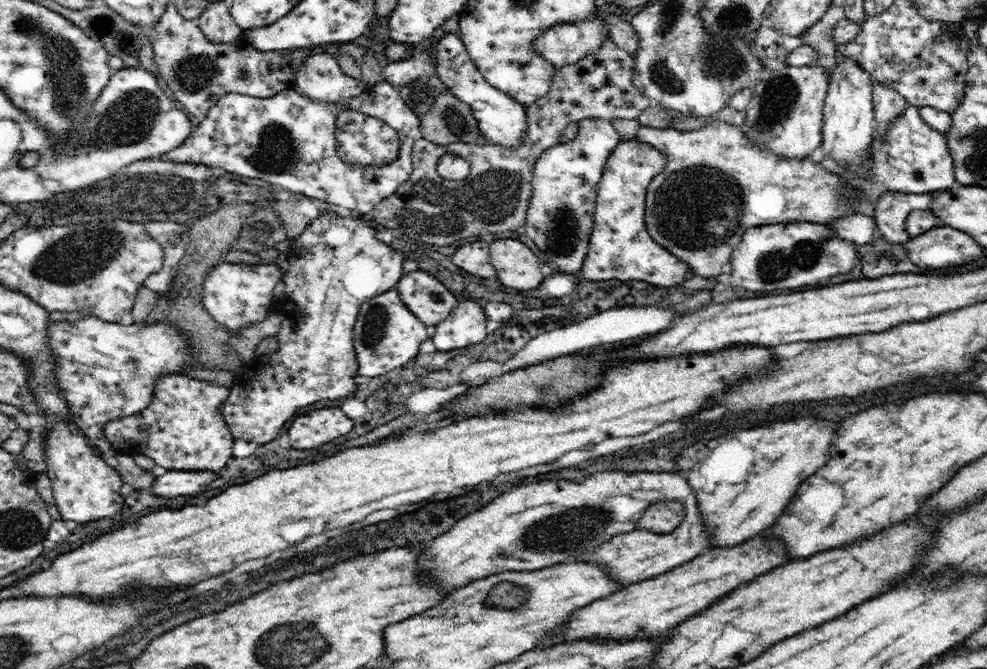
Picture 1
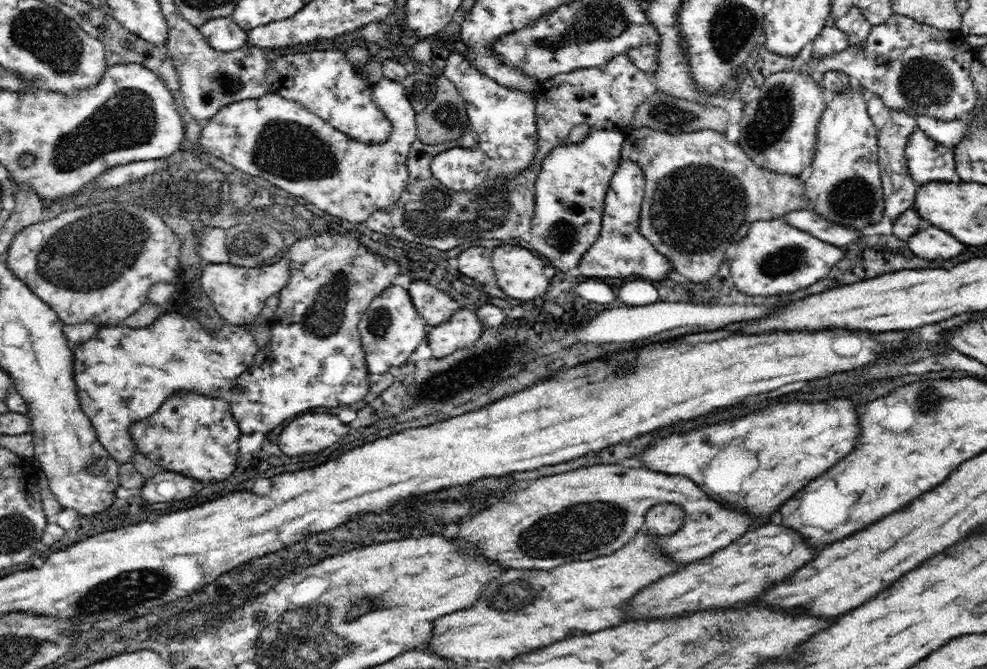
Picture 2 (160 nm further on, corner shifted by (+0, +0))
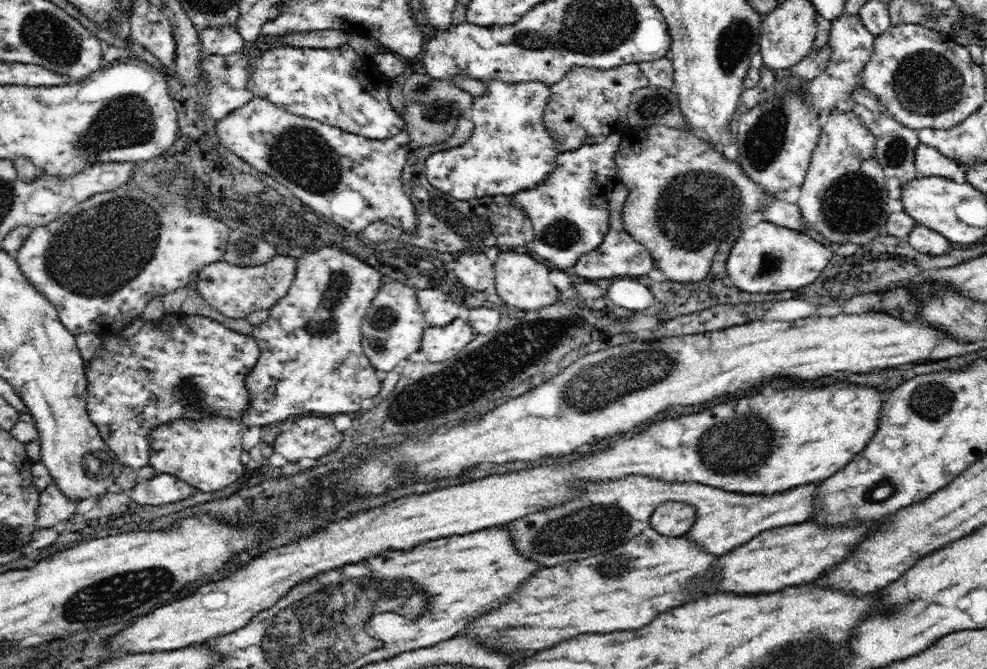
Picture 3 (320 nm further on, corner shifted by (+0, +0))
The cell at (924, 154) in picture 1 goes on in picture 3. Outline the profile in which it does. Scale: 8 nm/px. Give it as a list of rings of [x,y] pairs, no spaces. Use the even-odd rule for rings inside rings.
[[[919,142],[914,156],[918,178],[934,175],[948,177],[951,181],[957,183],[967,181],[965,165],[960,165],[958,162],[950,160],[950,158],[933,146]]]

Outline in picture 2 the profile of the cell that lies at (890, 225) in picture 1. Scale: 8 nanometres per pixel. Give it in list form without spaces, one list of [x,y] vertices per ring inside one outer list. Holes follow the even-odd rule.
[[[873,92],[867,95],[866,101],[868,114],[877,128],[878,166],[880,167],[884,195],[884,213],[893,222],[895,218],[902,214],[902,211],[913,208],[915,196],[919,189],[912,181],[910,173],[908,173],[906,155],[904,155],[904,148],[906,148],[908,138],[910,138],[914,128],[917,126],[917,120],[912,114],[888,108],[883,103],[883,100]]]

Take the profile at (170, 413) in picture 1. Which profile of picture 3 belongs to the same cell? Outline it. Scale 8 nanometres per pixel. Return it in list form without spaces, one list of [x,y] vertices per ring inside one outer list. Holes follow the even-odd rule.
[[[210,414],[208,418],[178,419],[154,428],[148,436],[150,443],[149,464],[156,473],[174,474],[180,480],[202,492],[216,492],[230,486],[244,474],[242,466],[242,442],[238,420],[222,414]]]

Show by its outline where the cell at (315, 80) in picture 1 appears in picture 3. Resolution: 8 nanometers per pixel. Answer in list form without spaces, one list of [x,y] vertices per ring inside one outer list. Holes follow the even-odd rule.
[[[284,45],[263,51],[253,65],[248,90],[296,116],[328,123],[371,140],[394,137],[405,120],[394,111],[388,90],[394,80],[378,68],[374,59],[361,58],[350,45],[338,49]]]

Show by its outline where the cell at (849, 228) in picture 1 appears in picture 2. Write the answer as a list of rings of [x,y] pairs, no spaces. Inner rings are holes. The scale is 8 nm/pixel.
[[[813,207],[796,209],[784,216],[784,219],[790,223],[790,226],[798,227],[798,230],[804,230],[824,242],[843,248],[855,241],[860,234],[860,230],[854,230],[853,227],[830,222],[818,214]]]

